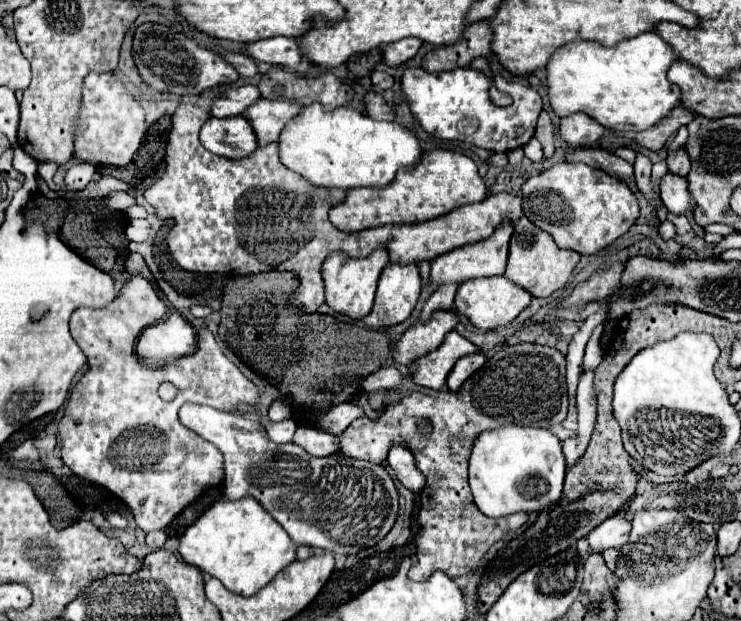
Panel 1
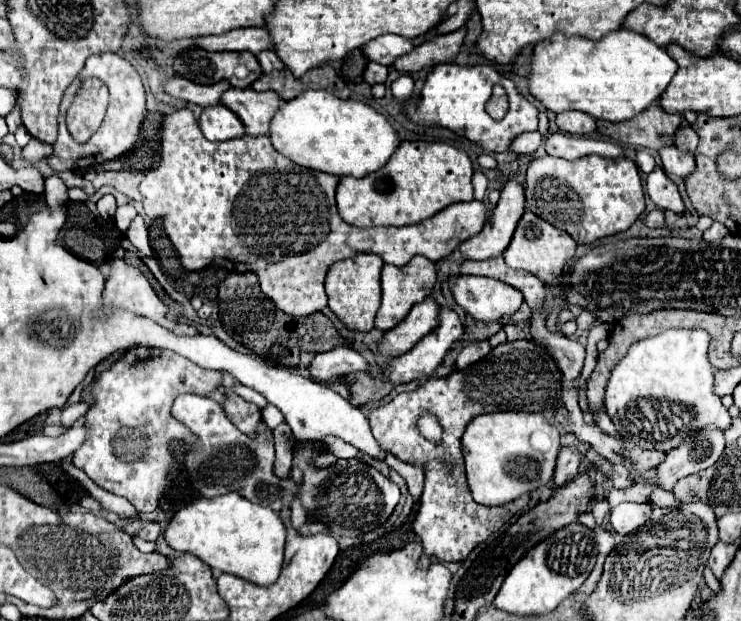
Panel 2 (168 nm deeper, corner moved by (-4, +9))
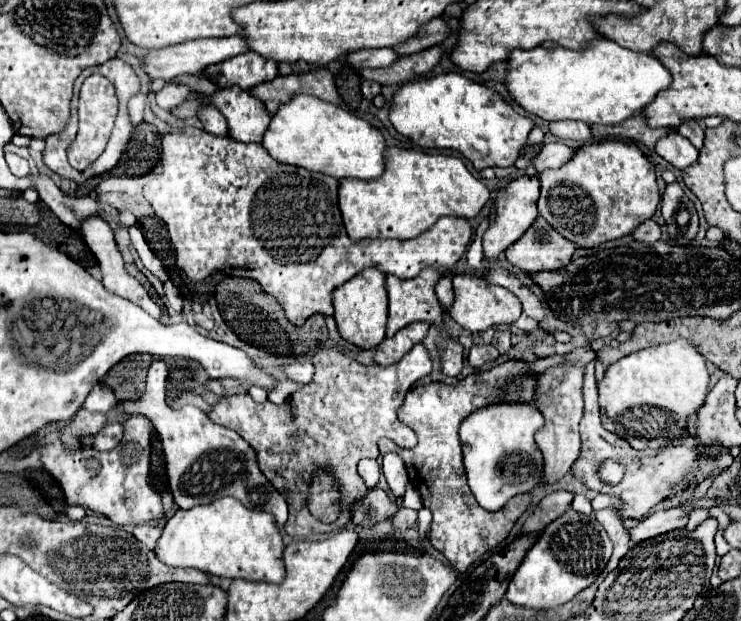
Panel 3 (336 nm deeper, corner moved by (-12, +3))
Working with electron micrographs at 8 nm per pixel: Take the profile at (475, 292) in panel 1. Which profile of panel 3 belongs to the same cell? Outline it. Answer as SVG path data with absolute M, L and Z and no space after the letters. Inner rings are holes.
M454 275L454 307L450 315L468 331L486 331L494 325L512 325L522 315L520 299L500 285L484 283L484 279L474 275Z

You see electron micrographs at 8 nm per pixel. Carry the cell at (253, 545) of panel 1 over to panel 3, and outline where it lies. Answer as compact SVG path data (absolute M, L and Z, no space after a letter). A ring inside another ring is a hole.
M224 497L208 505L194 505L192 509L178 509L172 519L164 525L164 533L158 539L154 549L156 557L168 567L194 567L204 573L212 573L228 579L246 579L246 581L264 581L264 583L282 583L286 577L284 567L284 541L274 517L266 511L252 511L244 507L238 499Z

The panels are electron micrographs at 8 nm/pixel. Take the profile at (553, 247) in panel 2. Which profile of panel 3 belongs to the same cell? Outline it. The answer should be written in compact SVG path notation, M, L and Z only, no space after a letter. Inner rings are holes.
M538 217L530 229L506 249L506 259L524 273L558 271L570 263L574 247L572 241L564 239L542 217Z

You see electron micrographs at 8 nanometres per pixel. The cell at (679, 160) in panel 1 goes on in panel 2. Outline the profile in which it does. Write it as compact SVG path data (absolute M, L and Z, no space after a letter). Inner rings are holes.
M684 125L684 127L678 127L678 129L676 129L674 143L676 143L678 149L694 153L696 147L698 147L698 135L694 133L694 129L692 129L690 125Z

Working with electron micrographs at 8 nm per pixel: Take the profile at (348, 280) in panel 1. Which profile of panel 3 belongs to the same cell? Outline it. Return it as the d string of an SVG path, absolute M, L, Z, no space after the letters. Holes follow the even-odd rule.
M366 269L364 273L352 277L342 287L332 293L334 303L334 319L338 325L338 333L364 349L372 349L382 343L388 315L388 293L386 293L386 275L378 269Z

